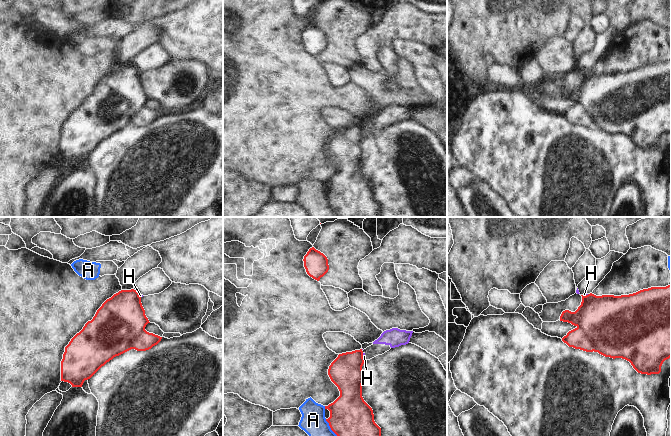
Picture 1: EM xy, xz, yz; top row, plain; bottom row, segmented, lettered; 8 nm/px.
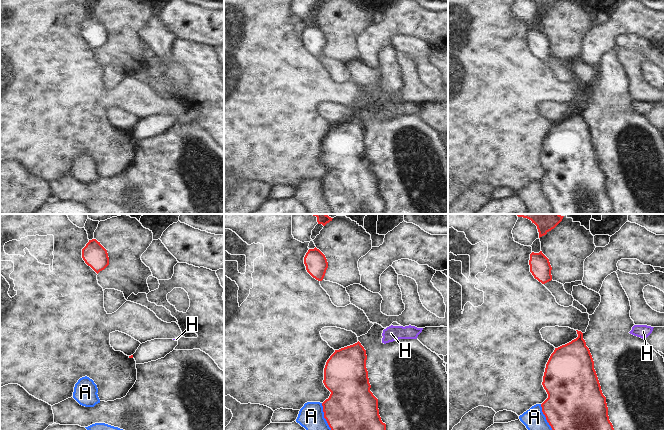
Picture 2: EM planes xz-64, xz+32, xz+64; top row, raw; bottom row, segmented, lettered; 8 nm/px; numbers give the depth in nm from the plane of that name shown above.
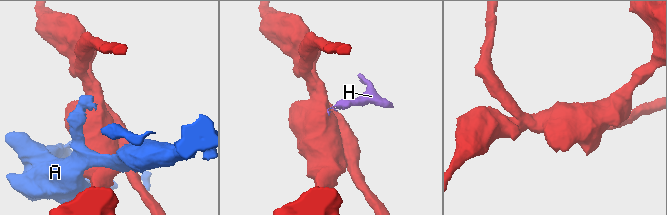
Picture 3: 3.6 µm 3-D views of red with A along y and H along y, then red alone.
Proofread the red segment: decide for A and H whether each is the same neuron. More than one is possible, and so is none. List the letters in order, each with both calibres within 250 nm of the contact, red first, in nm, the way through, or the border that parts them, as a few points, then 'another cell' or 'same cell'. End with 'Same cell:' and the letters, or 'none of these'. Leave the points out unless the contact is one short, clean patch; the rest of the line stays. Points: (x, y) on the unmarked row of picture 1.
A: calibres 360 and 200 nm; another cell
H: calibres 260 and 20 nm; border xz (362, 129), (364, 136); another cell
Same cell: none of these

